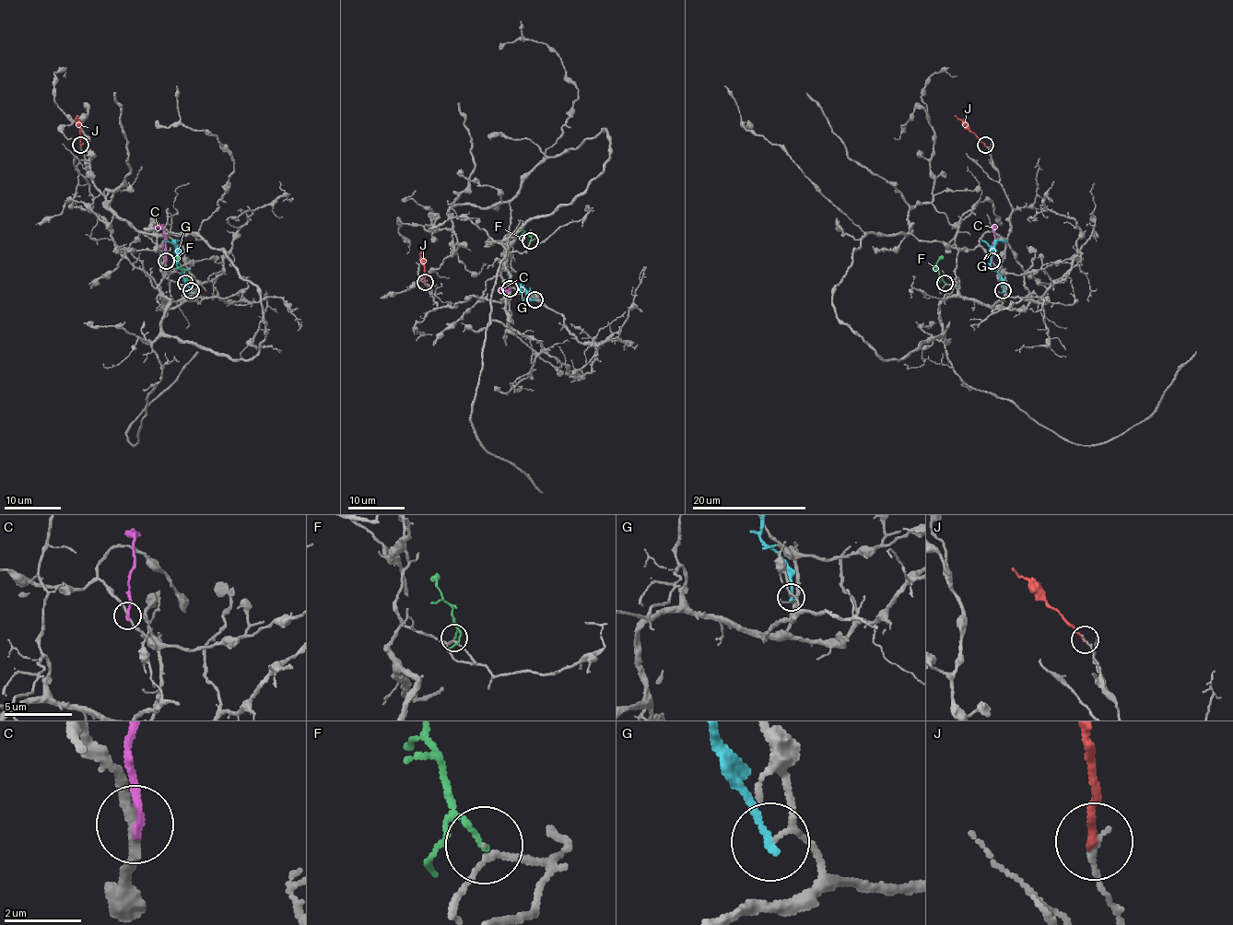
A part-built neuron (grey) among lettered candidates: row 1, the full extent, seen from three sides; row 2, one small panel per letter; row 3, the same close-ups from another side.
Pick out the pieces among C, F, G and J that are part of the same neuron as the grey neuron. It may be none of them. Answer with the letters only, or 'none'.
F

